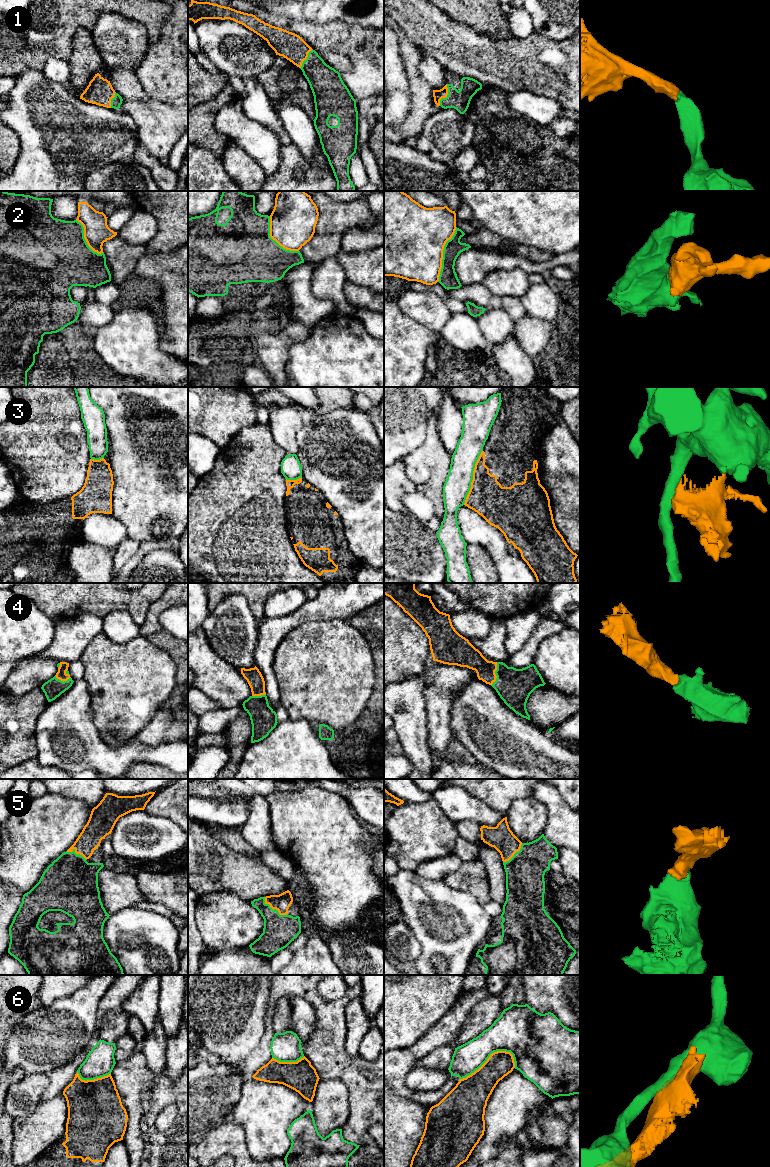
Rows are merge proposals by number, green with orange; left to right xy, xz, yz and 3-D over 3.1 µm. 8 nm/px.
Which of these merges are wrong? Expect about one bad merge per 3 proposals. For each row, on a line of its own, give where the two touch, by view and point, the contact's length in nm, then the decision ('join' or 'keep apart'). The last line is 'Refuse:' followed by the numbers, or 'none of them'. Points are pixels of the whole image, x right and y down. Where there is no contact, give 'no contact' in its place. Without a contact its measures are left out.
1: yz (447, 96) | 190 nm | join
2: yz (443, 254) | 460 nm | keep apart
3: yz (472, 477) | 460 nm | keep apart
4: yz (495, 673) | 200 nm | join
5: xz (274, 909) | 240 nm | join
6: yz (487, 1058) | 480 nm | keep apart
Refuse: 2, 3, 6

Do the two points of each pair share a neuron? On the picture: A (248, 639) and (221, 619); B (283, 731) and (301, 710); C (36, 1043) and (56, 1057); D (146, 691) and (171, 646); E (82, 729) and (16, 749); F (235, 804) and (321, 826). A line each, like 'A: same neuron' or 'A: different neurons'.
A: same neuron
B: different neurons
C: same neuron
D: different neurons
E: different neurons
F: different neurons

